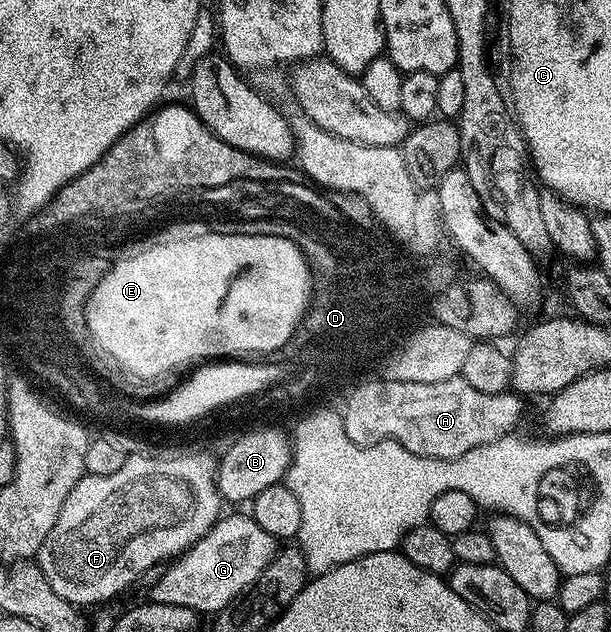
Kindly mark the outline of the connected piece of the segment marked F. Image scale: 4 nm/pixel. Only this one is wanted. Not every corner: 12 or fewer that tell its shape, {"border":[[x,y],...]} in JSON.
{"border":[[208,451],[82,476],[35,562],[109,600],[222,515]]}

